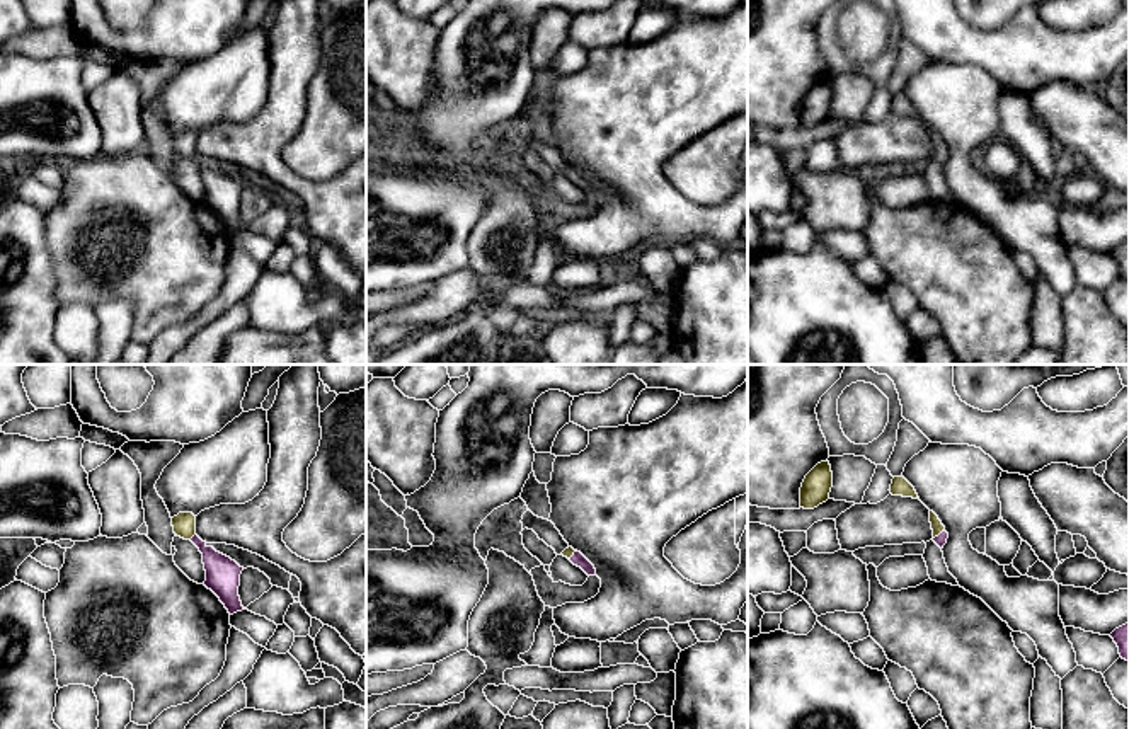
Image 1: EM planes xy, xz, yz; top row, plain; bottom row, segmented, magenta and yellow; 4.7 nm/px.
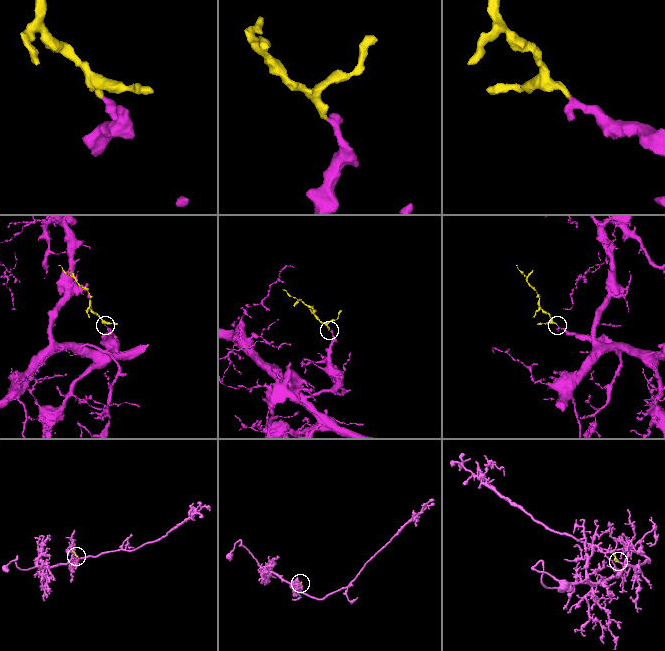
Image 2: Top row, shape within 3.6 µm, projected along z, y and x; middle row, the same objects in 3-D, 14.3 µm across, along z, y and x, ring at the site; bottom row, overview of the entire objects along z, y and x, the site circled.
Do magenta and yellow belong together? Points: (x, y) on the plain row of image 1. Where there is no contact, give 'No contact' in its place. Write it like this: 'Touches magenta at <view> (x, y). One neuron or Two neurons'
Touches magenta at xy (193, 155). One neuron

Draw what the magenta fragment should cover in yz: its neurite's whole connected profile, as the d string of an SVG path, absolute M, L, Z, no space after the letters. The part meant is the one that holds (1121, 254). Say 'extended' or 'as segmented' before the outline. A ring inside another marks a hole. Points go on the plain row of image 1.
as segmented | M1129 242L1115 247L1110 255L1119 266L1119 273L1122 278L1129 279Z

